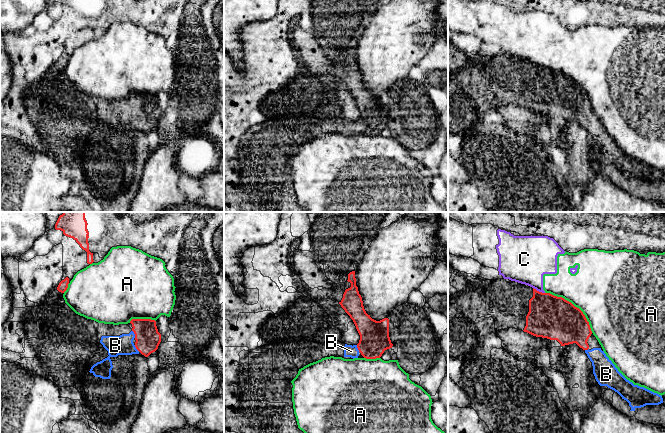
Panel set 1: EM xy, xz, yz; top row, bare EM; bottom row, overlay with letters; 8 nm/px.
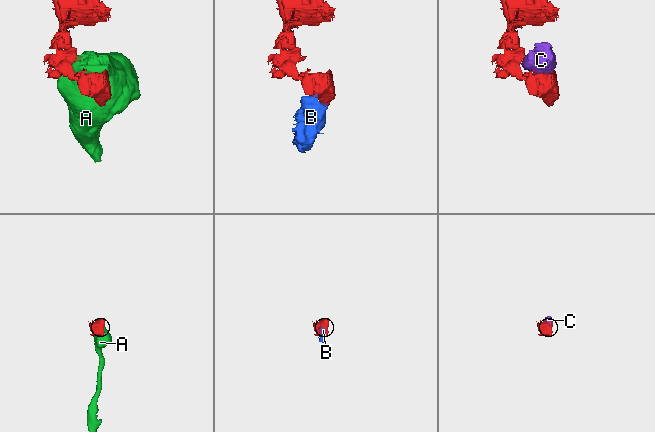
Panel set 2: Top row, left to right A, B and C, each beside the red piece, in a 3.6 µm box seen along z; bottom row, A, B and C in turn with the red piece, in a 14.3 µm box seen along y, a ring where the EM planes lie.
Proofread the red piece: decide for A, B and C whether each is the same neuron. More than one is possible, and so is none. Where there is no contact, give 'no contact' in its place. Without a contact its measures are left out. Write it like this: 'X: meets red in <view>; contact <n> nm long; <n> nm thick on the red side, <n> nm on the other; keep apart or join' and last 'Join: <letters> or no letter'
A: meets red in yz; contact 500 nm long; 340 nm thick on the red side, 460 nm on the other; keep apart
B: meets red in xy; contact 70 nm long; 200 nm thick on the red side, 160 nm on the other; join
C: meets red in yz; contact 110 nm long; 340 nm thick on the red side, 340 nm on the other; keep apart
Join: B

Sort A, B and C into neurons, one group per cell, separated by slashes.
A C / B

